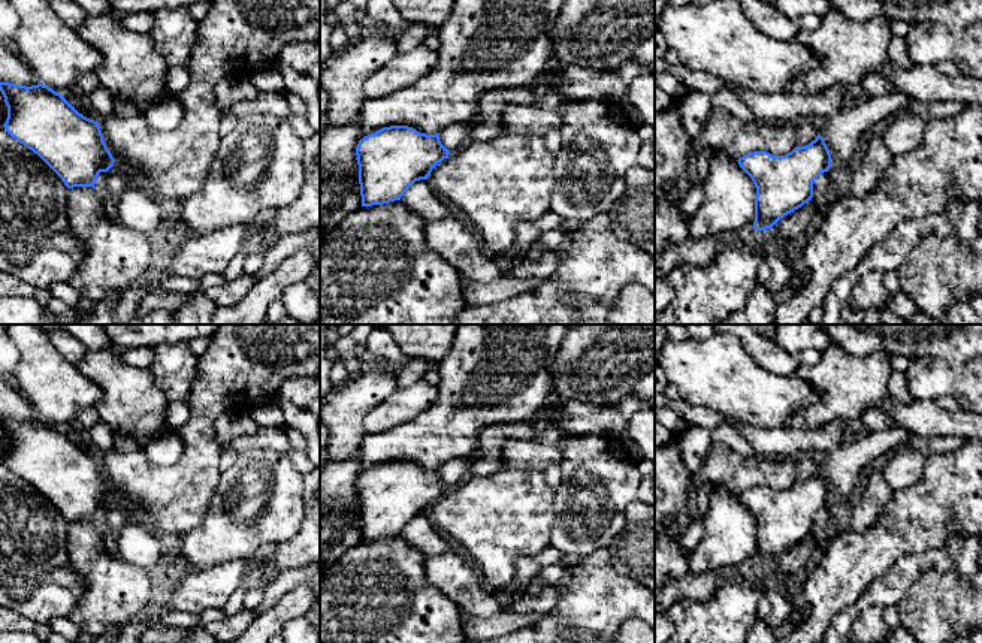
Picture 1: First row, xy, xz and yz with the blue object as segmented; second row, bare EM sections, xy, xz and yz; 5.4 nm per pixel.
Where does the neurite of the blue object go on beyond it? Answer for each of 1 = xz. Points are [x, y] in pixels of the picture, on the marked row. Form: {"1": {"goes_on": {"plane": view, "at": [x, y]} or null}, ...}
{"1": {"goes_on": null}}

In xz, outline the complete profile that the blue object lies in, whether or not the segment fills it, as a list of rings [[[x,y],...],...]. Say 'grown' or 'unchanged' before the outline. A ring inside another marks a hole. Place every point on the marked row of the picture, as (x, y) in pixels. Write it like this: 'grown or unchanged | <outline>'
unchanged | [[[408,126],[383,127],[365,136],[356,148],[362,206],[401,200],[416,181],[427,179],[432,169],[448,154],[439,141],[439,133],[426,135]]]

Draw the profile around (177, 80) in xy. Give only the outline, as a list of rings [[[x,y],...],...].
[[[169,66],[166,85],[172,93],[178,94],[184,91],[188,85],[188,79],[190,76],[184,66]]]

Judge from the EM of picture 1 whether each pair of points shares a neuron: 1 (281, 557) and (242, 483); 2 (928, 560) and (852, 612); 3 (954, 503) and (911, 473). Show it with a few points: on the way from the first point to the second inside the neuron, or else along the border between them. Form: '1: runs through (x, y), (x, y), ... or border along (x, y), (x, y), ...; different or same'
1: border along (302, 519), (301, 528), (290, 539), (278, 545); different
2: runs through (909, 568), (885, 592), (872, 597); same
3: border along (925, 458), (922, 476), (913, 485), (894, 492); different

